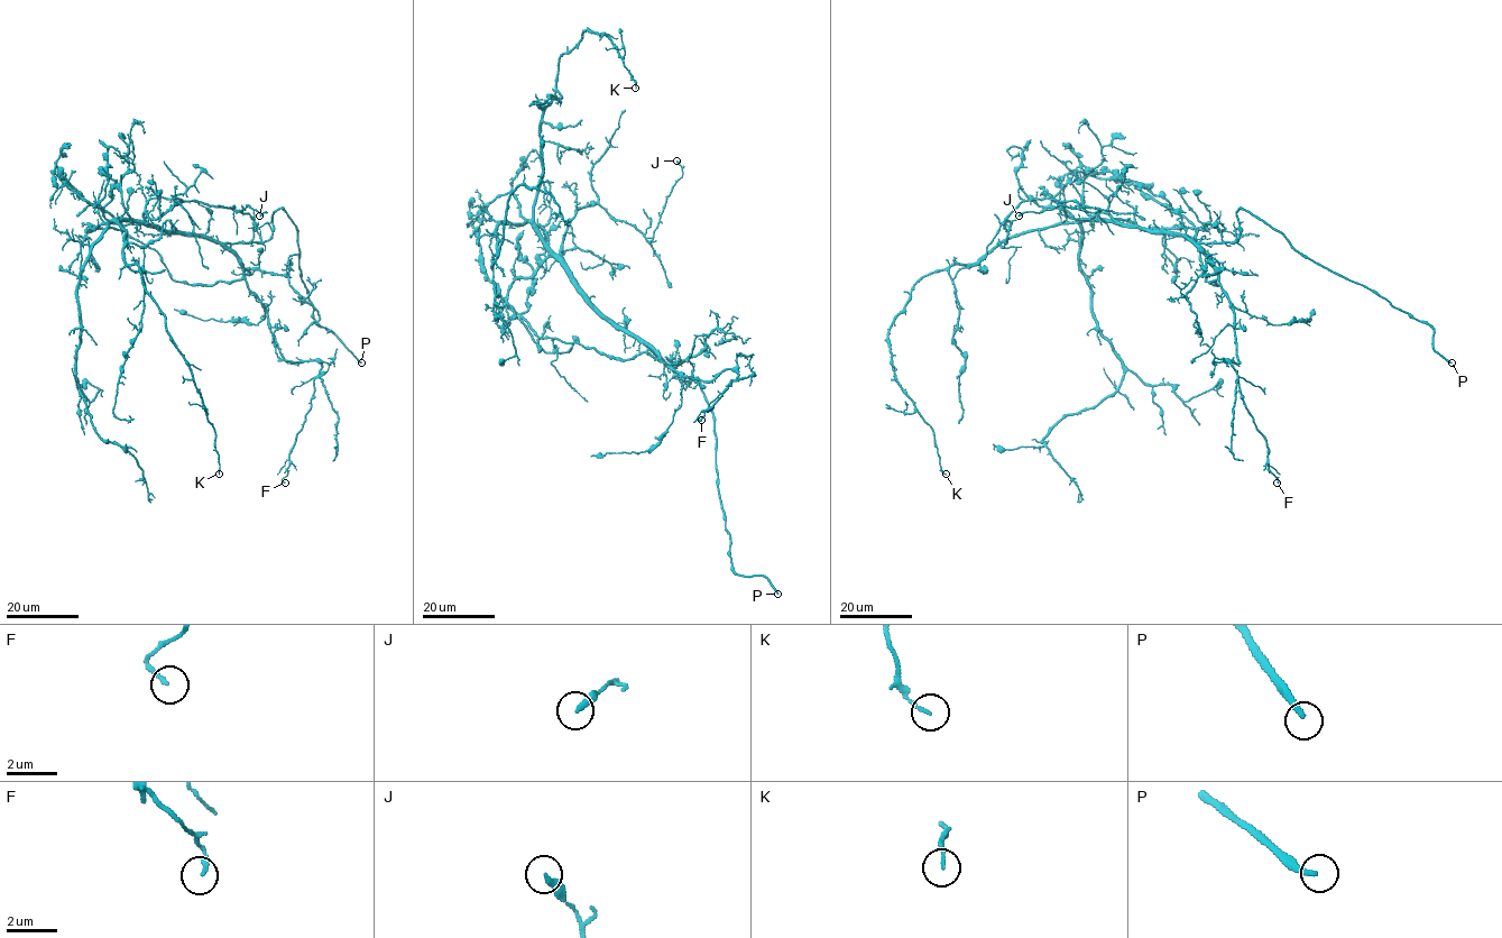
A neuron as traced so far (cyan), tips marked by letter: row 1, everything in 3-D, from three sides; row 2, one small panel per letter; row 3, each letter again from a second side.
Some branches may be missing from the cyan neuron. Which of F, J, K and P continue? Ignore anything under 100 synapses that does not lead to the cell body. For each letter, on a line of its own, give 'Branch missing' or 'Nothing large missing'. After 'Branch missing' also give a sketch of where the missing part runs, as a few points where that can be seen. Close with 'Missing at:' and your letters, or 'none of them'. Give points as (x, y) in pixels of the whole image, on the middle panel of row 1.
F: Nothing large missing
J: Nothing large missing
K: Nothing large missing
P: Branch missing
Missing at: P

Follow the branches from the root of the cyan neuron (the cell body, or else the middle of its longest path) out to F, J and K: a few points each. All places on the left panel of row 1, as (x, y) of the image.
F: (157, 228), (201, 233), (226, 247), (266, 311), (280, 355), (287, 362), (321, 365), (285, 483)
J: (157, 228), (145, 213), (157, 219), (185, 201), (236, 212), (248, 205), (266, 211), (259, 215)
K: (157, 228), (118, 221), (125, 230), (123, 260), (138, 267), (144, 288), (190, 368), (215, 431), (219, 474)

